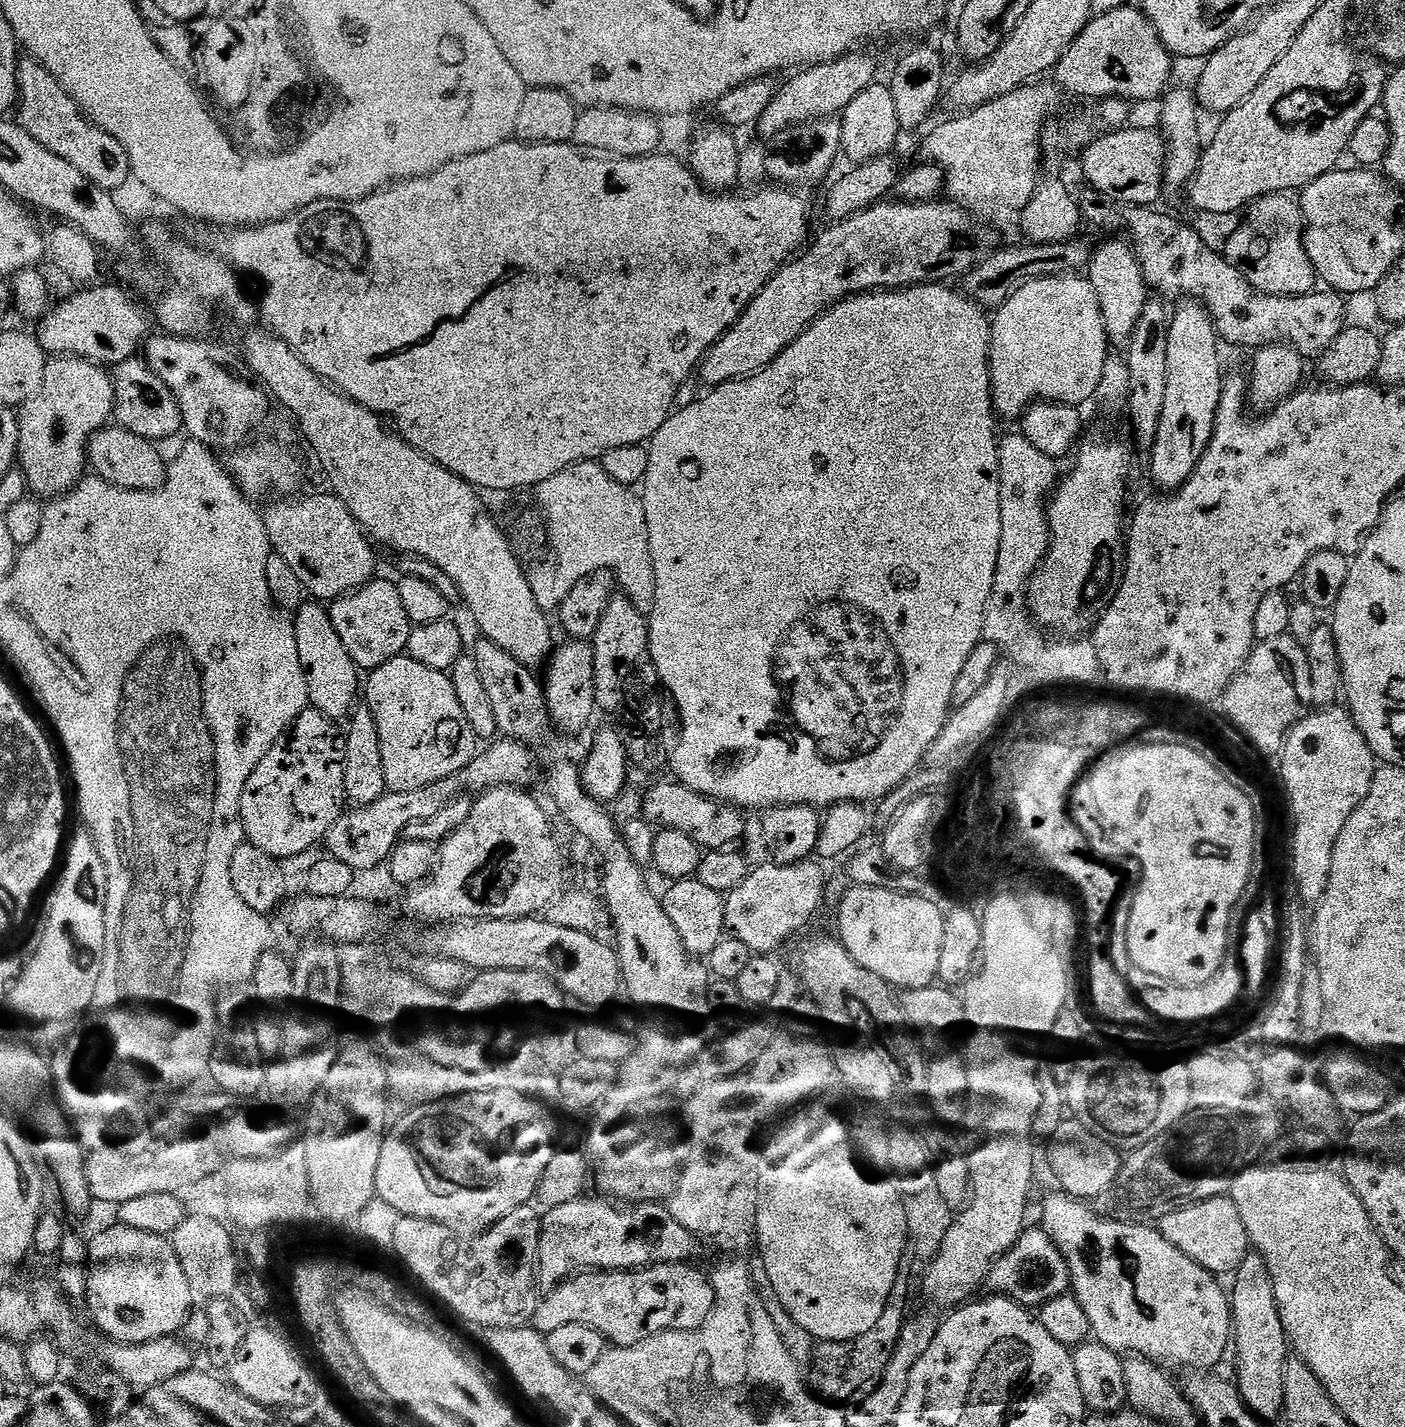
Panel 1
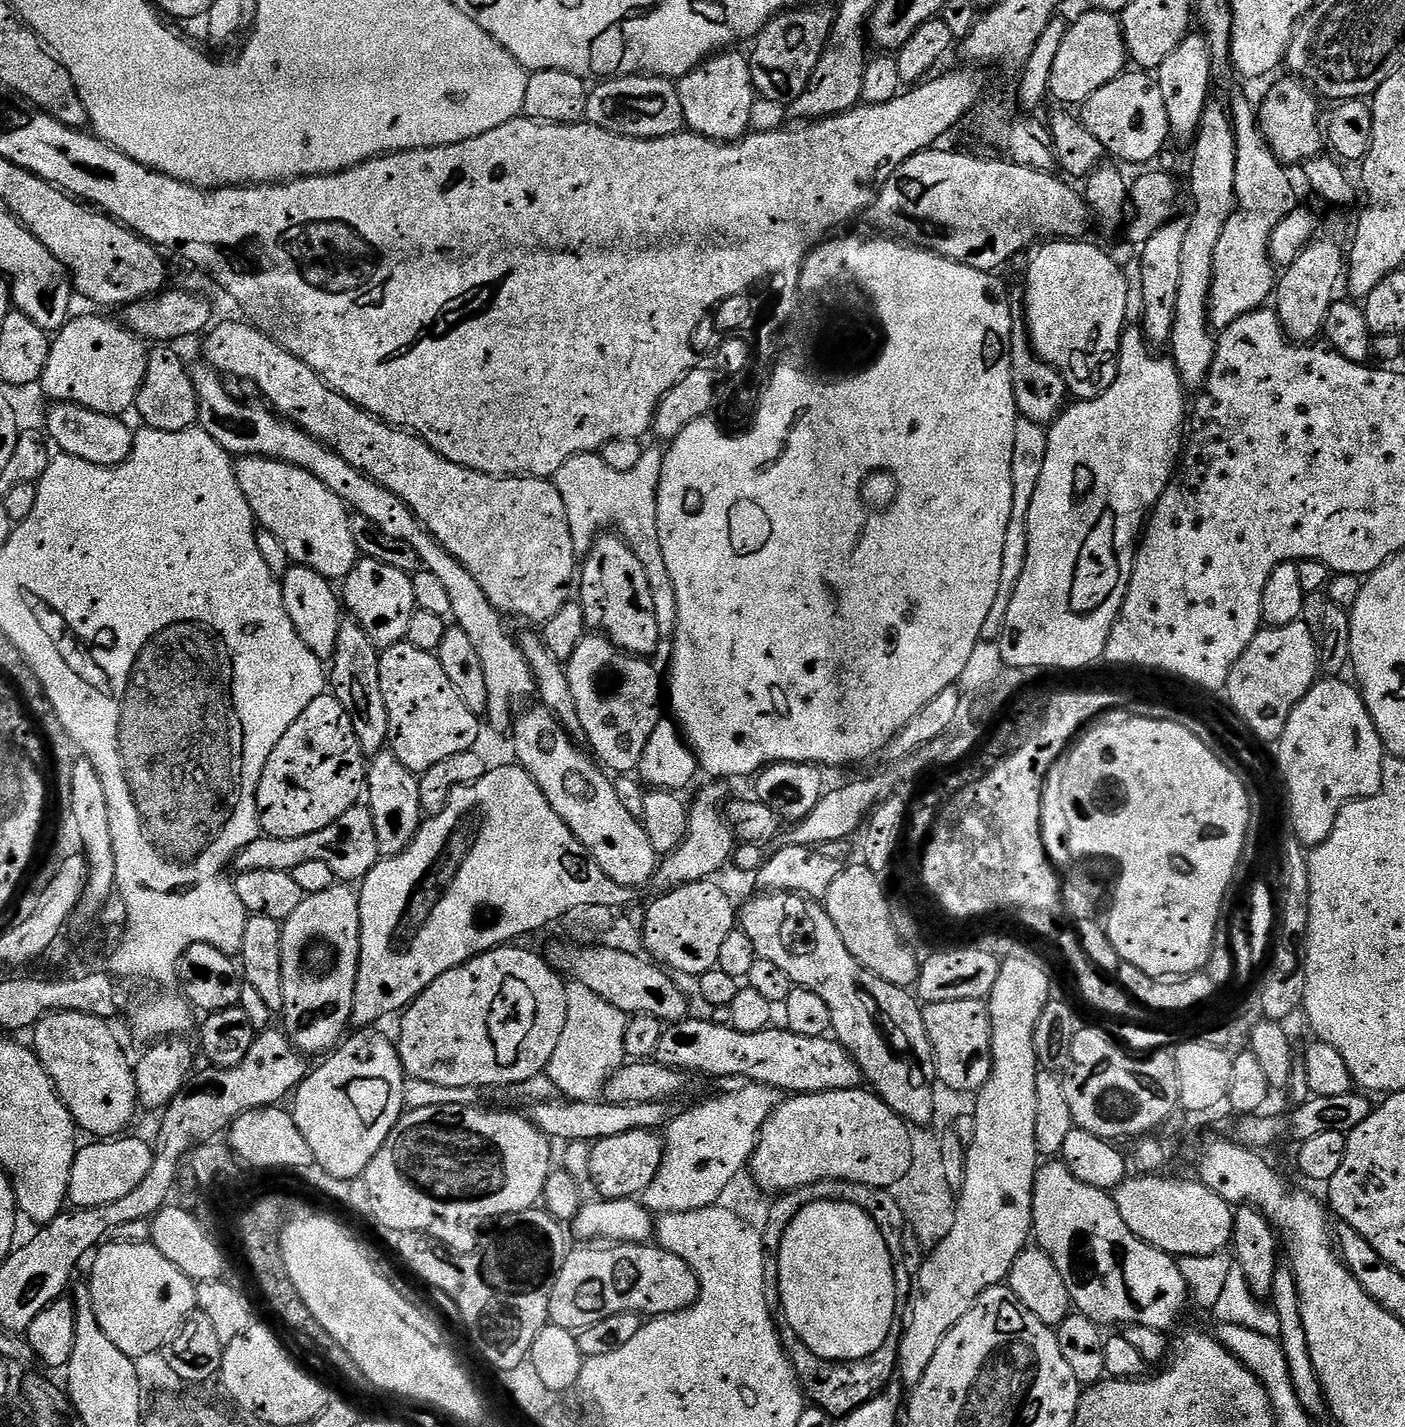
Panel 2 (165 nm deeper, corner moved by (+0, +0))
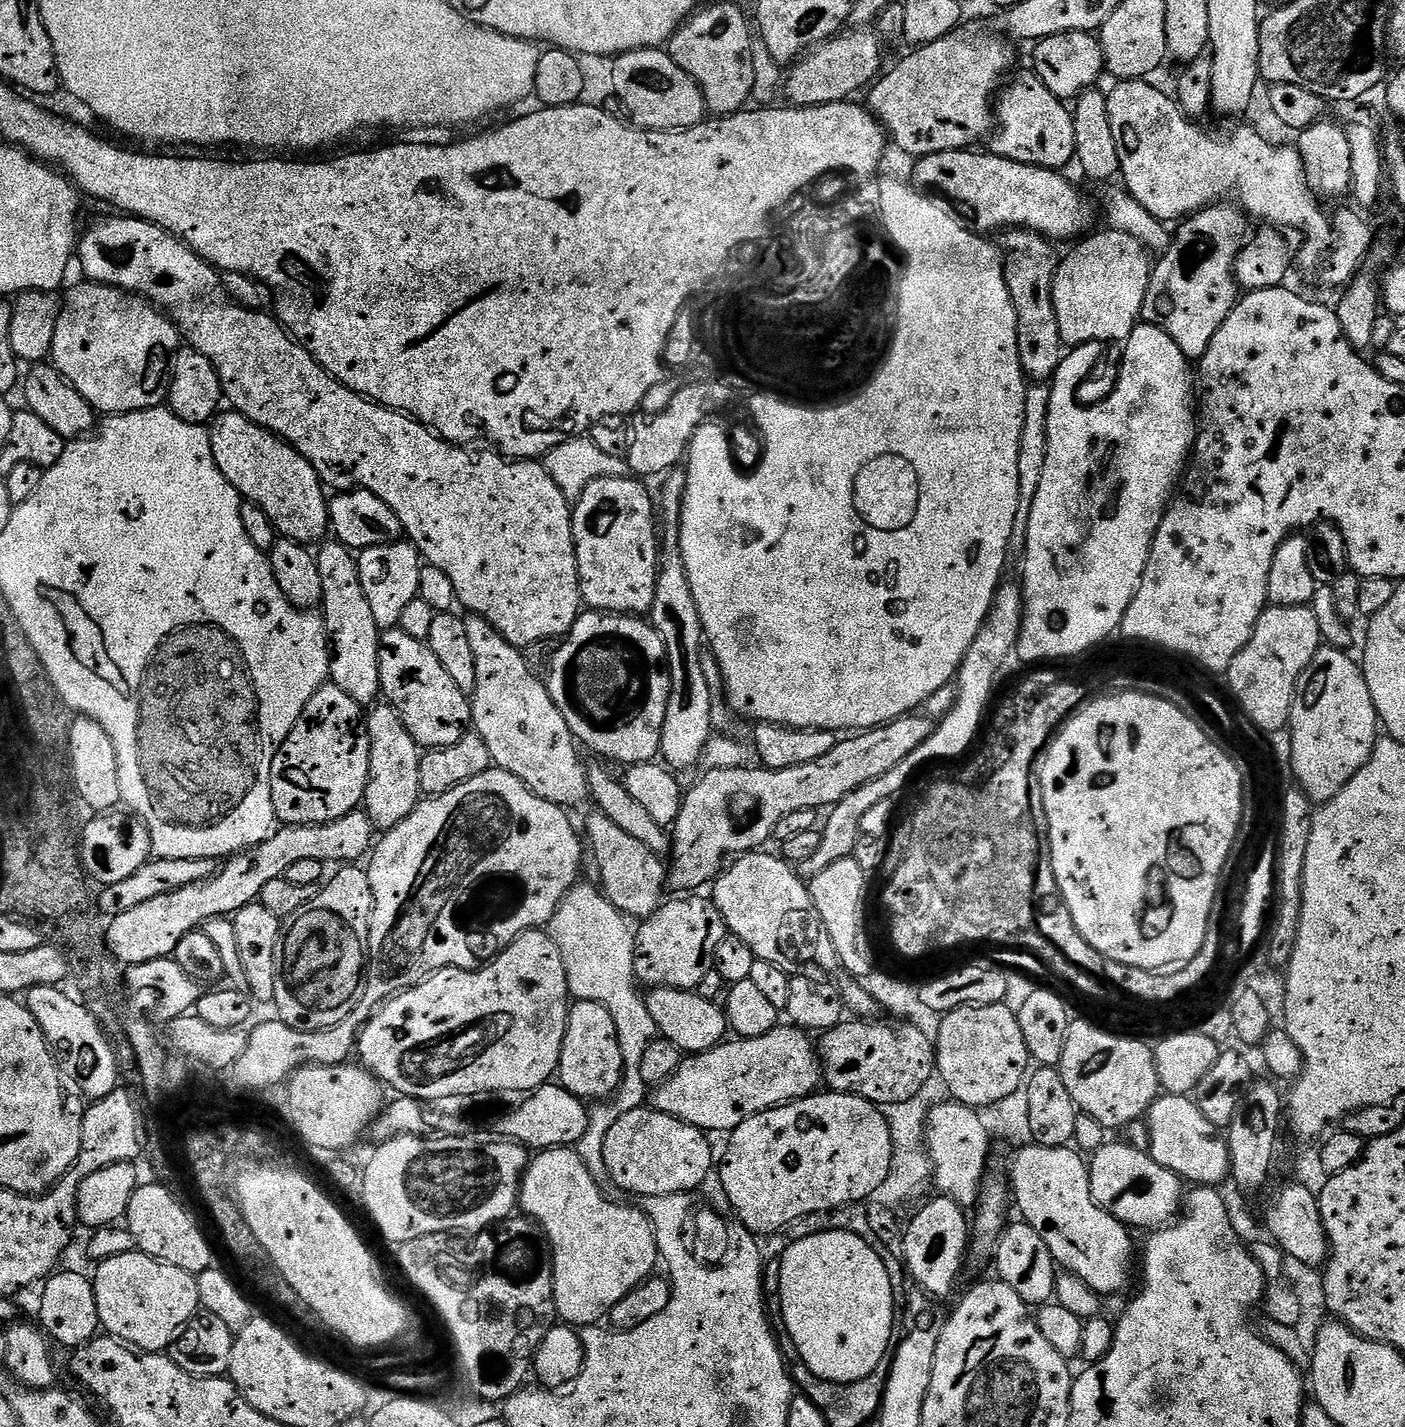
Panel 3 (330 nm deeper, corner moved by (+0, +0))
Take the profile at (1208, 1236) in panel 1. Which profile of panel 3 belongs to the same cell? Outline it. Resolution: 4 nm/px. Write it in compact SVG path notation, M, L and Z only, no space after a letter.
M1112 1142L1101 1145L1090 1160L1090 1190L1094 1194L1094 1202L1098 1202L1098 1206L1105 1208L1115 1220L1120 1220L1129 1229L1156 1230L1177 1219L1186 1188L1180 1177L1166 1166L1158 1166L1158 1162L1154 1162L1154 1158L1141 1148Z

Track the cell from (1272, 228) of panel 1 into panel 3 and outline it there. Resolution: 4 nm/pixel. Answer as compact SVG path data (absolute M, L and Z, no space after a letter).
M1228 202L1194 212L1183 221L1184 233L1177 240L1175 237L1168 251L1155 261L1140 315L1143 323L1156 324L1163 332L1168 332L1170 338L1178 342L1178 350L1182 350L1189 362L1199 362L1204 357L1210 346L1210 338L1218 334L1218 326L1222 326L1222 322L1230 318L1230 310L1234 310L1238 299L1236 259L1250 239L1248 223L1249 217L1239 207L1231 208Z

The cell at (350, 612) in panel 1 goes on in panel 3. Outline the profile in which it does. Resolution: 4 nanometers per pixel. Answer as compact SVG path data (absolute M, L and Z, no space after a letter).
M397 542L374 546L359 553L360 577L362 590L366 590L366 599L370 601L370 610L374 614L374 622L382 630L399 625L402 613L410 602L418 599L418 578L422 567L422 557L411 542Z

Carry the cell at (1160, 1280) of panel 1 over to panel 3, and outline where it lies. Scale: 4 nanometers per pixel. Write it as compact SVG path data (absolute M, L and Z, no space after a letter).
M1035 1142L1019 1150L1012 1160L1010 1192L1024 1215L1023 1223L1038 1230L1063 1271L1082 1278L1102 1298L1126 1291L1132 1280L1133 1233L1094 1202L1085 1157L1072 1146L1047 1148Z

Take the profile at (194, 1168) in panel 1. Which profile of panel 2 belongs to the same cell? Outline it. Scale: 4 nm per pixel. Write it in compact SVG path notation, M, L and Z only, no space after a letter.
M108 1138L103 1142L88 1142L79 1149L70 1170L68 1199L73 1209L106 1206L106 1202L118 1202L138 1190L142 1178L150 1174L154 1155L151 1143L144 1140L124 1140L128 1138Z

